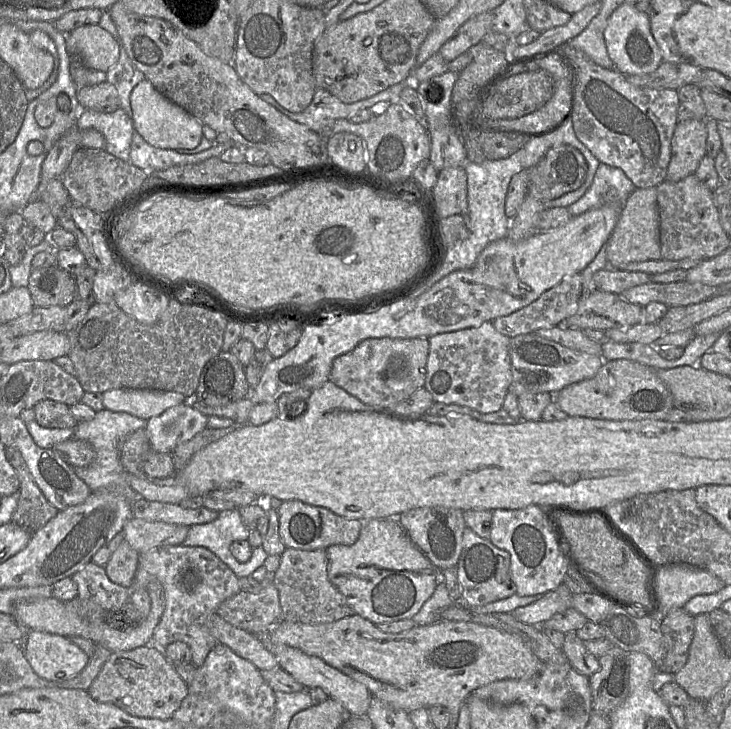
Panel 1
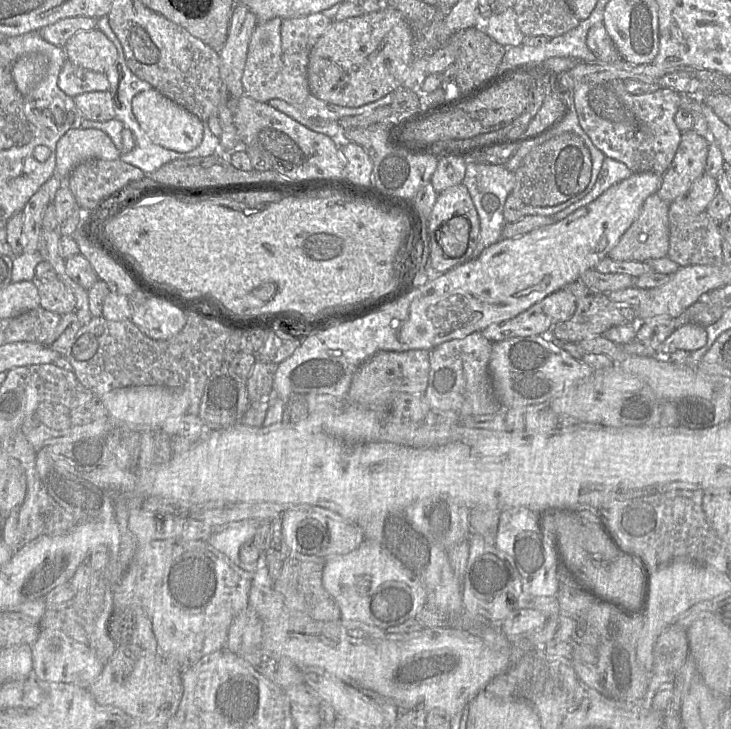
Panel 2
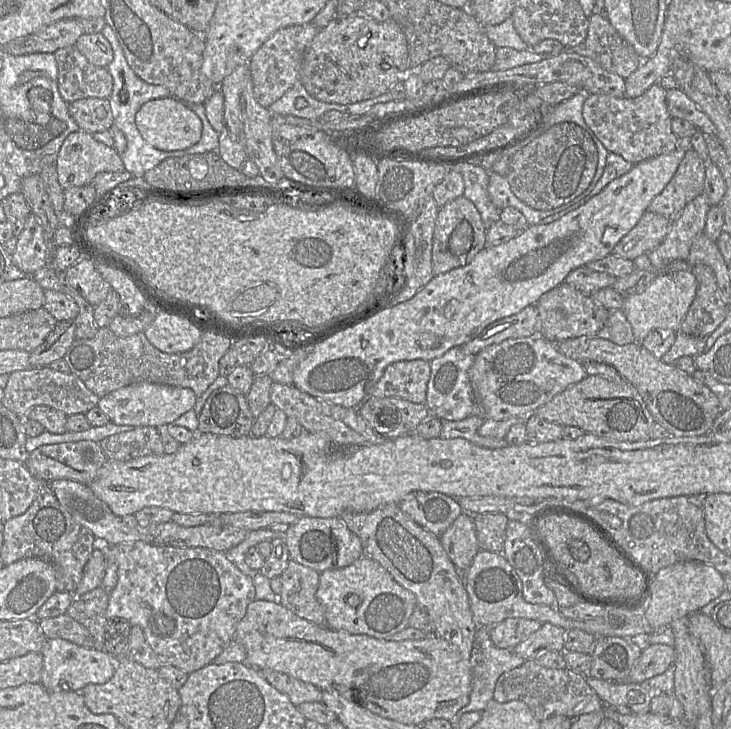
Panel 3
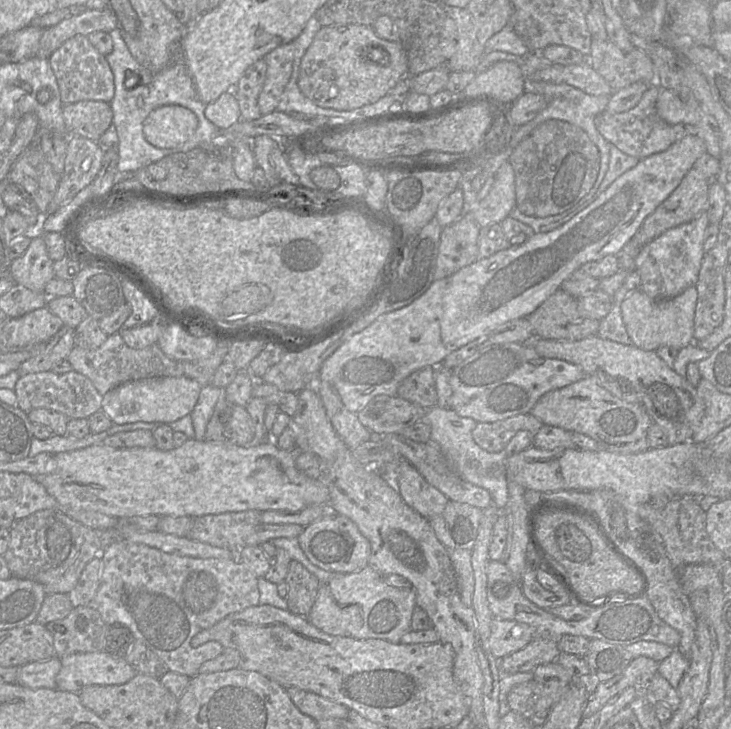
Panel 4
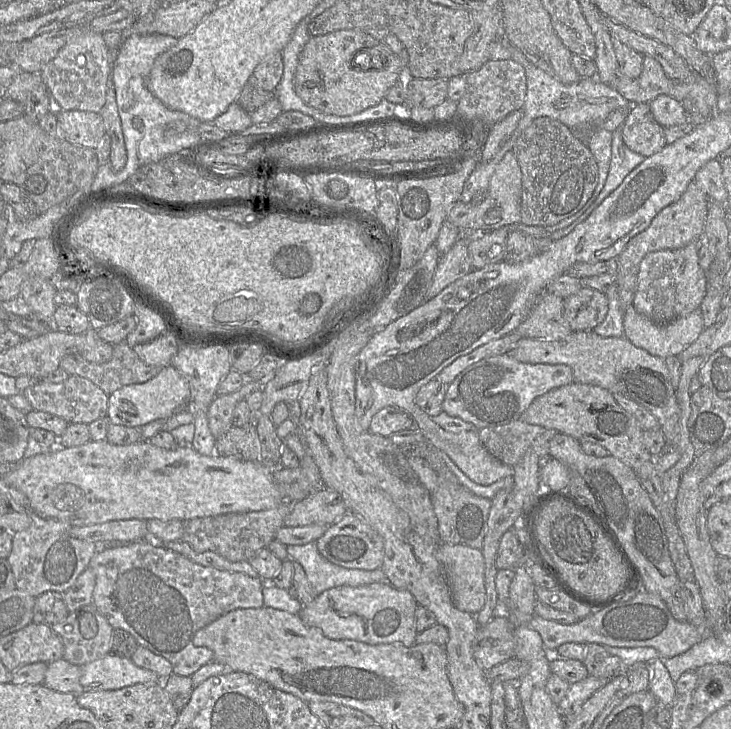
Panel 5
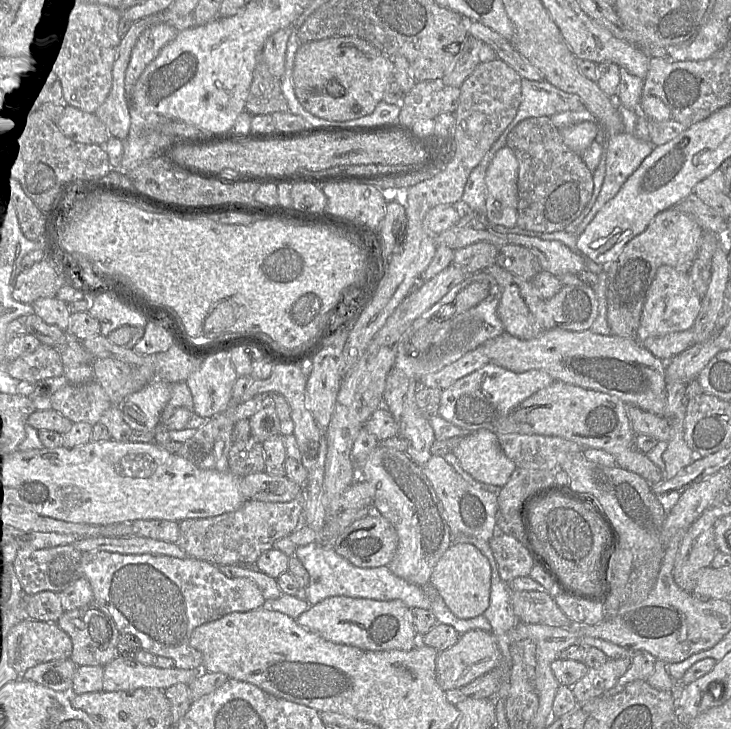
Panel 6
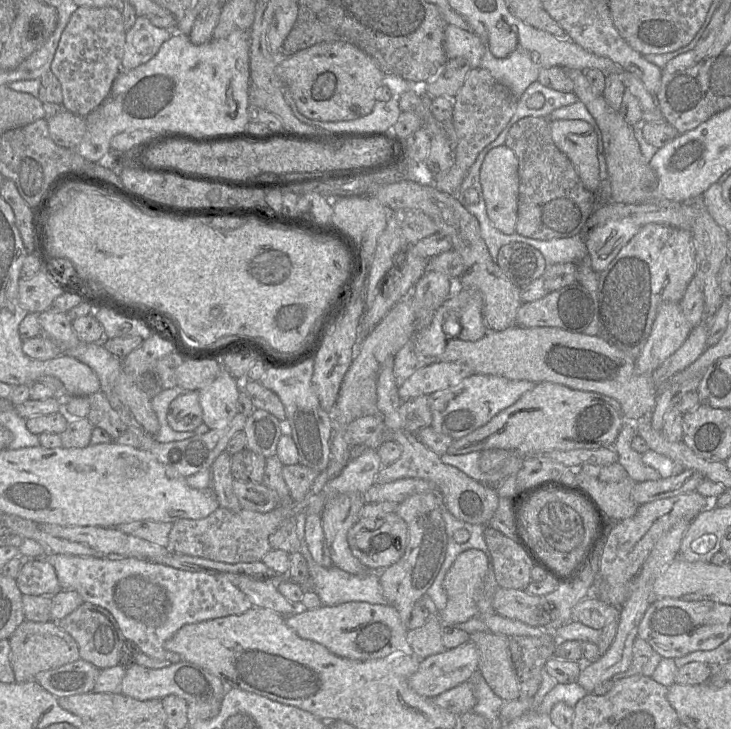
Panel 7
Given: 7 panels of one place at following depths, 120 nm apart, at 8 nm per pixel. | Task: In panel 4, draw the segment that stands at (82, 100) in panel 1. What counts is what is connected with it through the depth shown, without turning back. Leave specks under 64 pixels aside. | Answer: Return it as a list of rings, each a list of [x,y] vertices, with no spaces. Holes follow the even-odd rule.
[[[85,100],[65,104],[62,109],[68,135],[78,135],[97,142],[111,126],[110,103]]]

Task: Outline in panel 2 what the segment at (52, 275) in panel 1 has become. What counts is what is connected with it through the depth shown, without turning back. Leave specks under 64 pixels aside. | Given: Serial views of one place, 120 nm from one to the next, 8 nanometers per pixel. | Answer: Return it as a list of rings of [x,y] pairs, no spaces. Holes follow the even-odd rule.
[[[57,278],[54,280],[39,280],[37,287],[40,297],[40,307],[64,315],[73,312],[76,306],[74,295]]]

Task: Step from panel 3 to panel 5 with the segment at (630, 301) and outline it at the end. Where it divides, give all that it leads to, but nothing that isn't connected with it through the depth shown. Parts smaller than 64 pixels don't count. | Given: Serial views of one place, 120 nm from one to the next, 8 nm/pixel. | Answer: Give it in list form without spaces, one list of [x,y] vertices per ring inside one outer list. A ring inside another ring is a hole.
[[[630,305],[624,310],[623,327],[624,336],[634,346],[644,349],[651,355],[662,359],[668,356],[679,355],[698,338],[704,329],[699,308],[669,323],[658,324],[638,313],[633,305]]]

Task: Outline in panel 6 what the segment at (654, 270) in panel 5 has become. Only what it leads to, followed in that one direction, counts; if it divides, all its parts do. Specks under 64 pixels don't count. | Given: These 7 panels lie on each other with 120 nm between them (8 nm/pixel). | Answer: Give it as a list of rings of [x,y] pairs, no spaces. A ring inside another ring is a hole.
[[[661,265],[650,284],[640,316],[636,340],[689,330],[699,314],[702,299],[693,288],[689,271],[681,271],[669,265]]]

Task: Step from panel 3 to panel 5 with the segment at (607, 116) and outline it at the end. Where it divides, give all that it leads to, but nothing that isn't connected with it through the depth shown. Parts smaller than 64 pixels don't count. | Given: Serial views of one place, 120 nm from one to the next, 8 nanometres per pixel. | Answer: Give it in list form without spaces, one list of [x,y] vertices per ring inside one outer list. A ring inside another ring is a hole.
[[[649,103],[631,104],[621,126],[624,144],[633,152],[649,157],[666,145],[665,127],[654,118]]]

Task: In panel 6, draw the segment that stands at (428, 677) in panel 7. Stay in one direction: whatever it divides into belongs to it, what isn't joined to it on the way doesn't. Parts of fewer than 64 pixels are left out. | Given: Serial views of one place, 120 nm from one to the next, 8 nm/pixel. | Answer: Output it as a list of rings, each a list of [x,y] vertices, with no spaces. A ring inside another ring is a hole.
[[[479,629],[460,635],[455,644],[440,651],[436,659],[436,679],[442,690],[454,691],[467,685],[479,676],[496,669],[501,662],[497,638],[492,632]]]

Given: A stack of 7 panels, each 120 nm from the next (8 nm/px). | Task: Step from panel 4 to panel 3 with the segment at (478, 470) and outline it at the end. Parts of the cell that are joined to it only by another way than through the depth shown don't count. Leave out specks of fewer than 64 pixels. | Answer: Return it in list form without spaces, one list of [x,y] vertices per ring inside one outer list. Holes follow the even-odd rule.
[[[473,415],[459,421],[442,420],[440,437],[444,439],[463,438],[472,444],[488,449],[497,449],[508,446],[504,439],[483,437],[478,433],[478,429],[484,423],[482,415]]]

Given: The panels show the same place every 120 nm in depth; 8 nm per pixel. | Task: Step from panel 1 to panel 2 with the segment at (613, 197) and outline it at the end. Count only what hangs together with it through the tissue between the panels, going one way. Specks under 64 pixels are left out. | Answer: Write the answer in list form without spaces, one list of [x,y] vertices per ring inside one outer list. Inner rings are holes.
[[[605,157],[592,190],[581,200],[569,205],[562,211],[557,212],[553,216],[555,221],[562,220],[576,210],[593,202],[611,186],[629,178],[631,175],[632,171],[625,164],[612,158]]]

